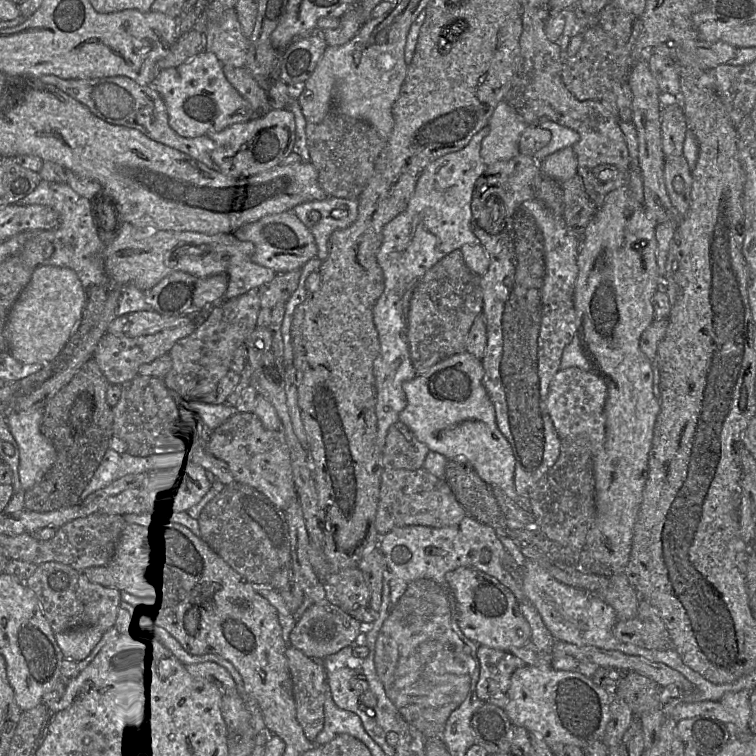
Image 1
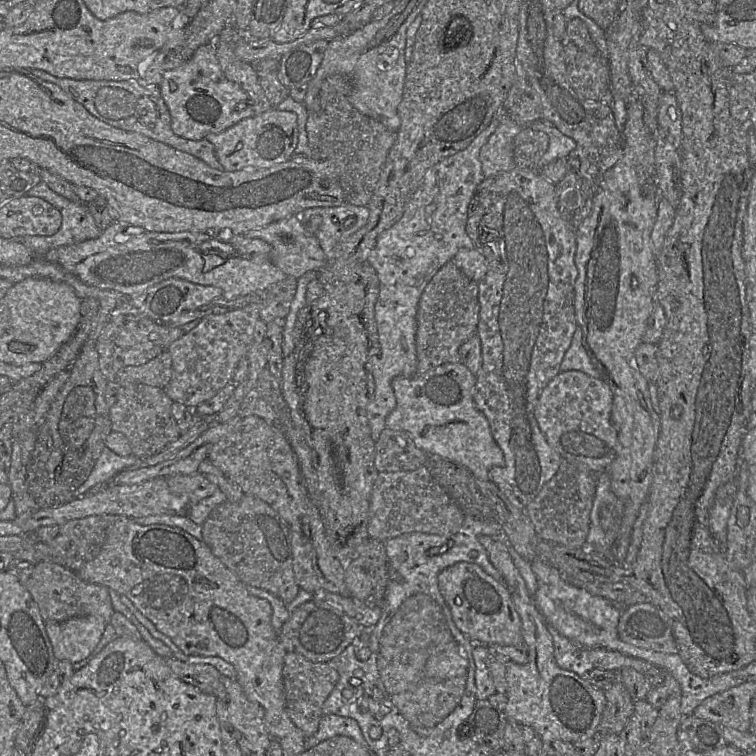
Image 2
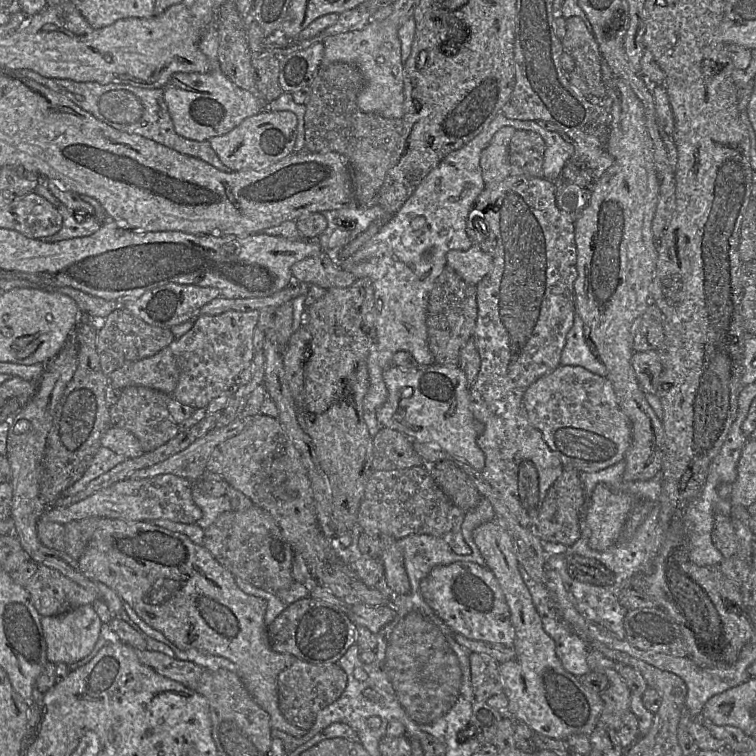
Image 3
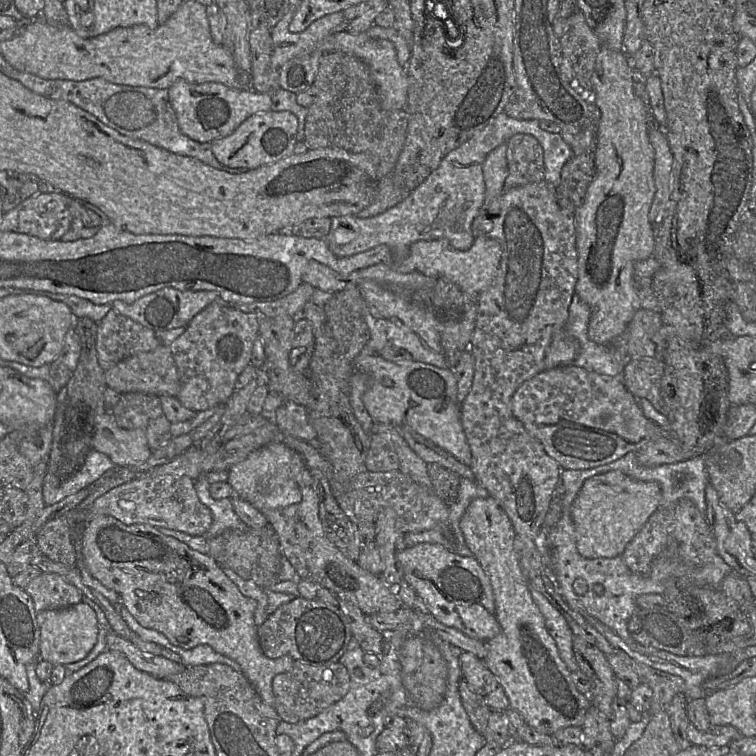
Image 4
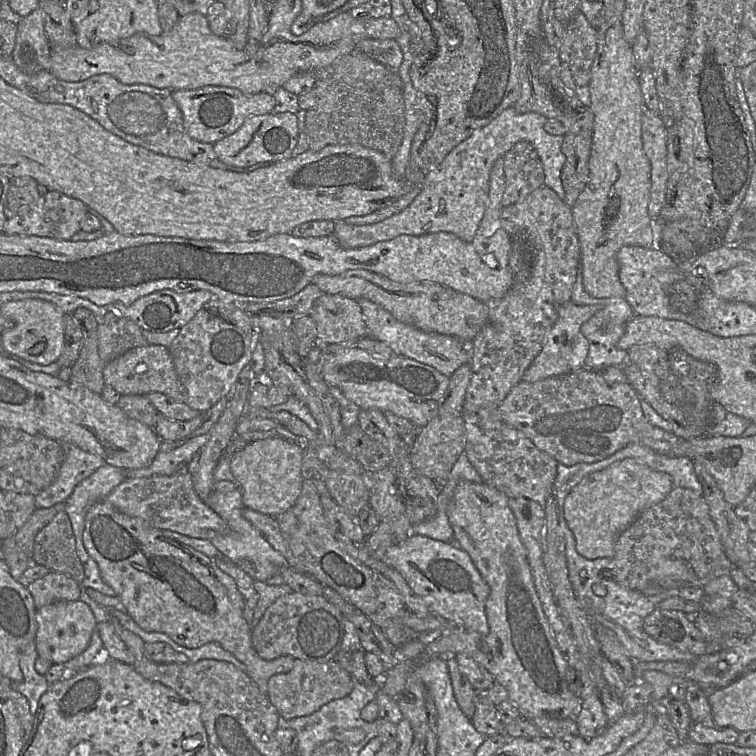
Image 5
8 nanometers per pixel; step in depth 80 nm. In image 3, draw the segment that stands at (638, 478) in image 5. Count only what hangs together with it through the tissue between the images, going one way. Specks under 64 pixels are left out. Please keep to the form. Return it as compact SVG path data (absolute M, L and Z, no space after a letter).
M603 483L596 485L591 502L584 512L584 521L590 529L588 545L591 549L604 551L618 540L634 503L635 499L628 493L615 491Z

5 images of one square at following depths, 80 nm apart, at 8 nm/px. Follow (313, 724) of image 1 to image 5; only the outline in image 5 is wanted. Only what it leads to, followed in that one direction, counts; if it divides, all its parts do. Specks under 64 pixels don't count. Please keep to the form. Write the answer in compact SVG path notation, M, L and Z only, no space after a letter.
M294 659L293 668L271 676L267 696L279 715L287 720L307 716L332 700L348 696L354 689L351 675L334 661L312 662Z

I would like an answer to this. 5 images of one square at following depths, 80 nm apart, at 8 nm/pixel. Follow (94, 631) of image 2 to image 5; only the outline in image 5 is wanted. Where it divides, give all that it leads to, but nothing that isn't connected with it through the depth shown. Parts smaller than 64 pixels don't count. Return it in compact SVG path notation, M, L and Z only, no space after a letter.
M81 600L57 601L36 609L36 649L52 663L62 663L80 655L89 645L97 621L90 606Z

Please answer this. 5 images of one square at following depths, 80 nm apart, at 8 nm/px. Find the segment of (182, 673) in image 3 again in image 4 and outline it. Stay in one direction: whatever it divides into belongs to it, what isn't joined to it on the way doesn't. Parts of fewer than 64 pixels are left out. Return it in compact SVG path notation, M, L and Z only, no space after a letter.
M113 630L106 636L107 649L121 652L138 670L146 672L157 679L168 677L182 672L186 666L166 659L161 655L153 655L140 651L133 643L123 639Z

